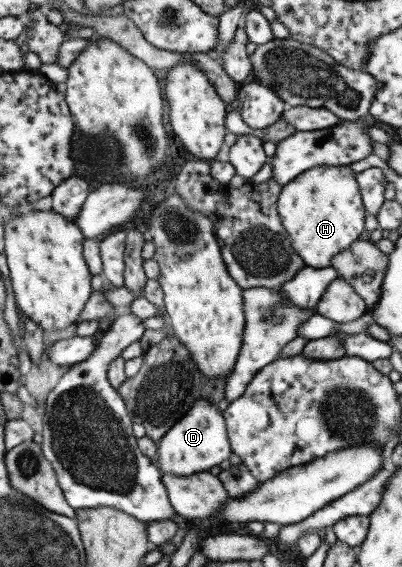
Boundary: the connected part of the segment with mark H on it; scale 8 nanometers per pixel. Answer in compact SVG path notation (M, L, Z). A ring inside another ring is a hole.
M348 165L312 166L282 186L275 203L276 211L282 227L288 232L292 250L302 258L304 266L328 267L336 252L364 236L366 213L354 175Z

